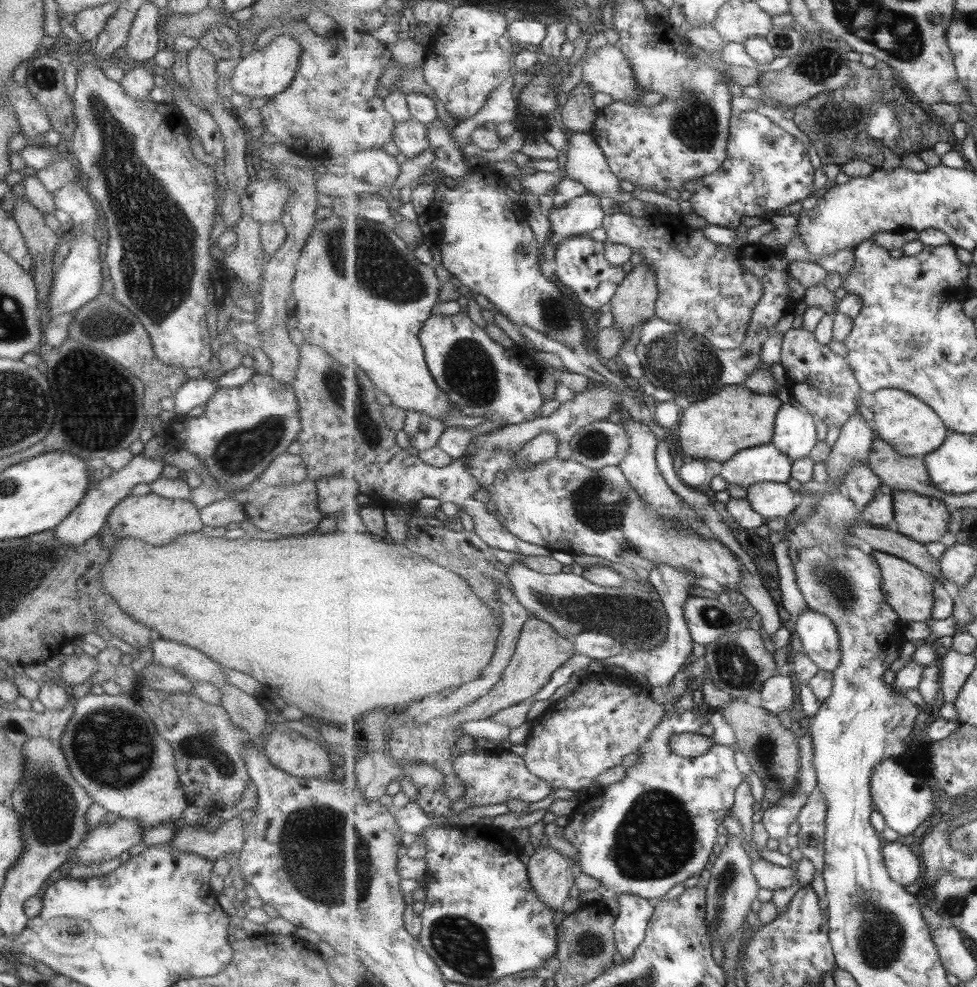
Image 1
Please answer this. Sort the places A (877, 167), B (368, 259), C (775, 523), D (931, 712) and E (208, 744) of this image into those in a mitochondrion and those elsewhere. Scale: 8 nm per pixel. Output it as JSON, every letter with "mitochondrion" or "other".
{"A":"other","B":"mitochondrion","C":"other","D":"other","E":"mitochondrion"}

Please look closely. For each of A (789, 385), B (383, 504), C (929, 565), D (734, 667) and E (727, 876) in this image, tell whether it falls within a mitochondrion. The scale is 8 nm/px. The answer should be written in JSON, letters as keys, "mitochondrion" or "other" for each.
{"A":"other","B":"other","C":"other","D":"mitochondrion","E":"mitochondrion"}

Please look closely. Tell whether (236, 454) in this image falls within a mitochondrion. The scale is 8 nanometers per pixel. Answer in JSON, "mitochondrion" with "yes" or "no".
{"mitochondrion":"yes"}

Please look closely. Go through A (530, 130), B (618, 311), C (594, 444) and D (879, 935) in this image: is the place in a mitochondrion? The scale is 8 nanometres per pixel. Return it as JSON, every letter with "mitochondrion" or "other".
{"A":"other","B":"other","C":"mitochondrion","D":"mitochondrion"}

